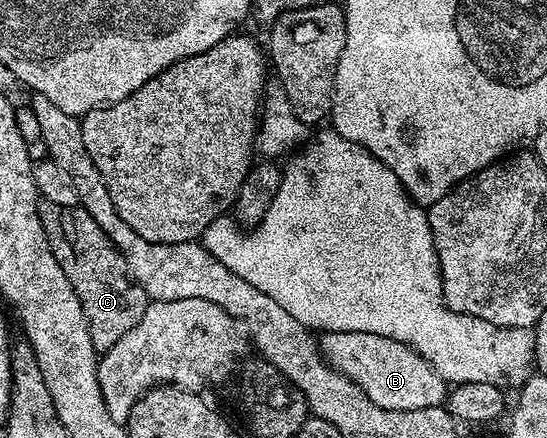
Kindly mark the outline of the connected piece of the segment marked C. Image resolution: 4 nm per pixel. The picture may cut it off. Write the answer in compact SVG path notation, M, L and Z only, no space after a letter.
M40 201L39 215L49 248L53 256L57 256L61 272L65 272L69 284L73 284L73 292L77 292L81 300L89 336L96 351L113 348L113 344L117 344L117 340L121 340L121 336L125 336L125 332L129 332L141 316L145 316L149 301L147 294L125 273L119 249L111 243L109 236L105 236L105 232L101 232L101 224L97 224L97 220L93 220L93 216L89 216L82 206Z

